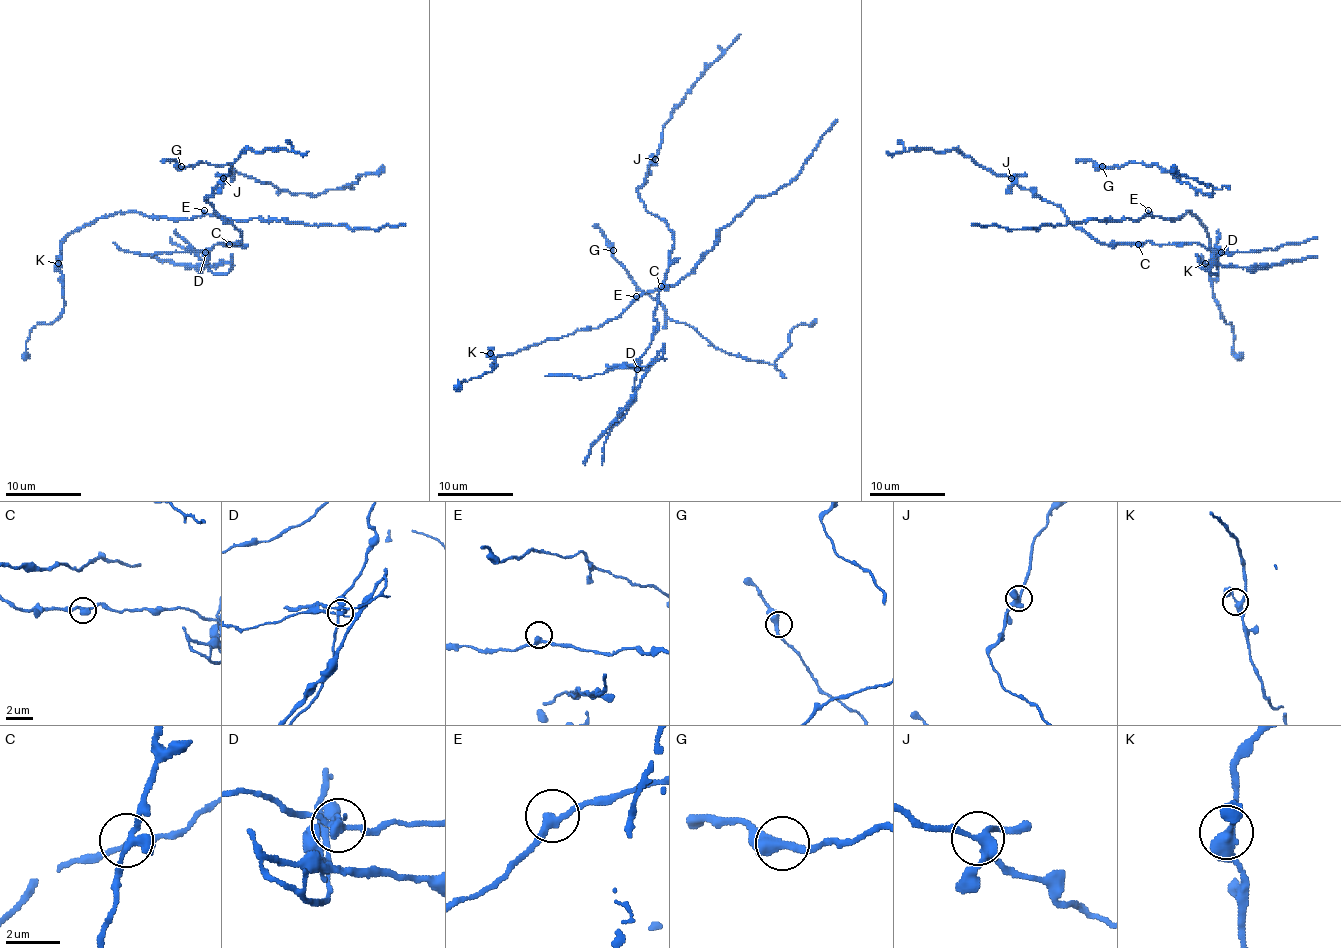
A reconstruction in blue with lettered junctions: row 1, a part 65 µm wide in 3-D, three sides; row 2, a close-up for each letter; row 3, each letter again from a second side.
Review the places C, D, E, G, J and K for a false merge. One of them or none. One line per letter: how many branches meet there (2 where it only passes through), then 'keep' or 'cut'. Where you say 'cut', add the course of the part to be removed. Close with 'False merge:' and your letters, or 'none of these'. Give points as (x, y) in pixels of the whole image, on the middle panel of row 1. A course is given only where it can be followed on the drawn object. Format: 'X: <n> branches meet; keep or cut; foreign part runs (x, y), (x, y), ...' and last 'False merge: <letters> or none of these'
C: 2 branches meet; keep
D: 4 branches meet; cut; foreign part runs (638, 368), (638, 364), (646, 366), (659, 359), (663, 349), (642, 379), (636, 398), (592, 446), (585, 465)
E: 2 branches meet; keep
G: 2 branches meet; keep
J: 4 branches meet; keep
K: 3 branches meet; keep
False merge: D

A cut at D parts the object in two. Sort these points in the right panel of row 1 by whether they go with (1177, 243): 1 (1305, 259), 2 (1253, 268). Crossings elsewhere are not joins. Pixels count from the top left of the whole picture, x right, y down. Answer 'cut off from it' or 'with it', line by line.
1: cut off from it
2: cut off from it

